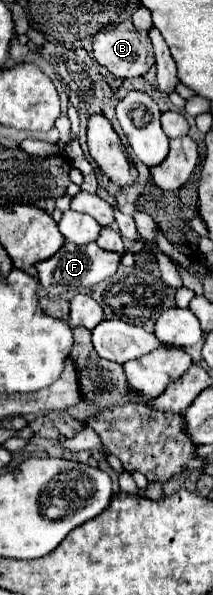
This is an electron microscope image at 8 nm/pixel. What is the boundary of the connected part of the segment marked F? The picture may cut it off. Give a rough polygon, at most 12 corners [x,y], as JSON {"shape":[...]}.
{"shape":[[66,242],[36,264],[50,298],[114,276],[122,254]]}

